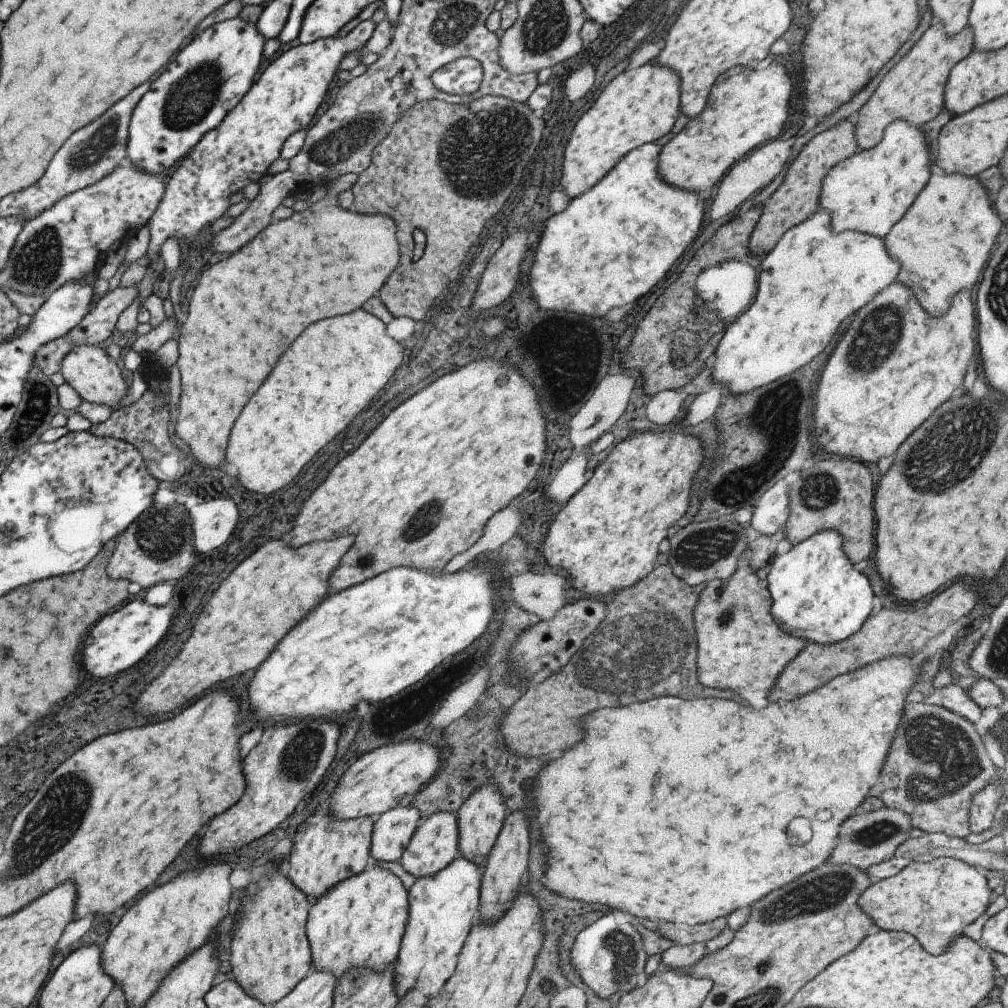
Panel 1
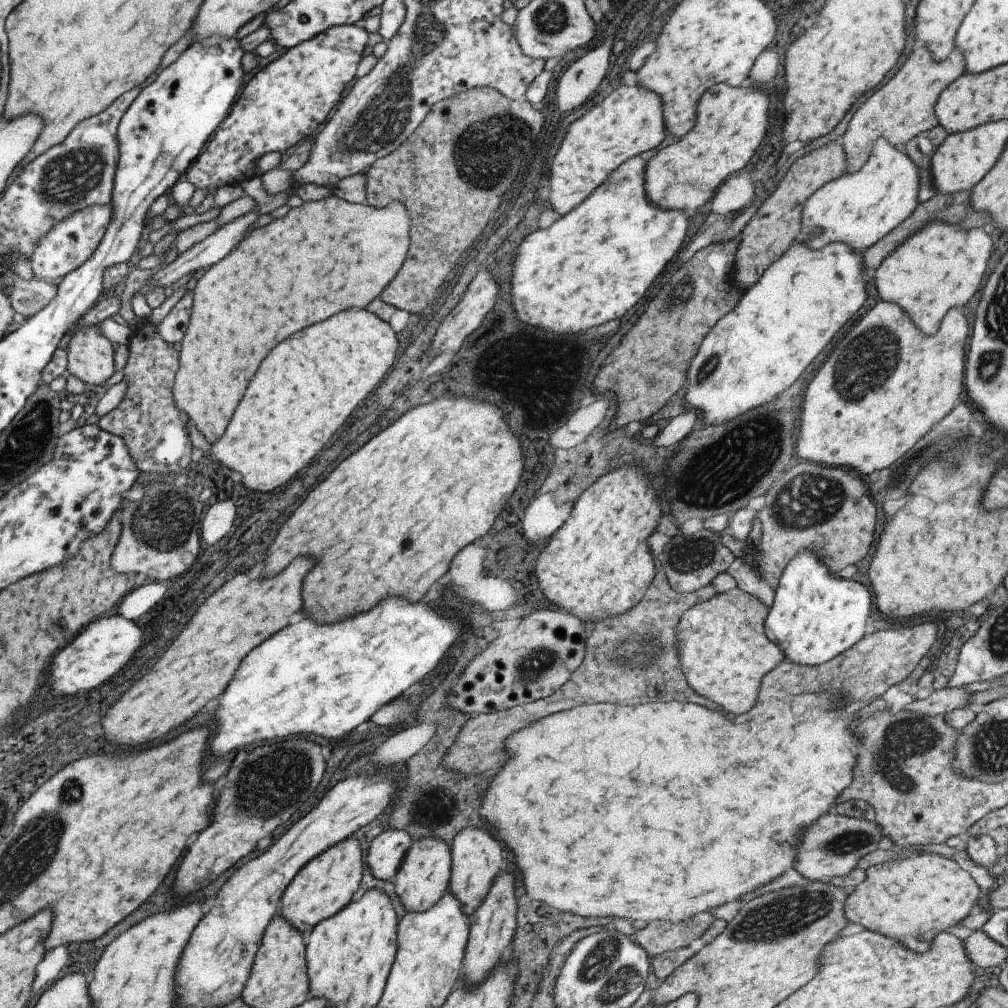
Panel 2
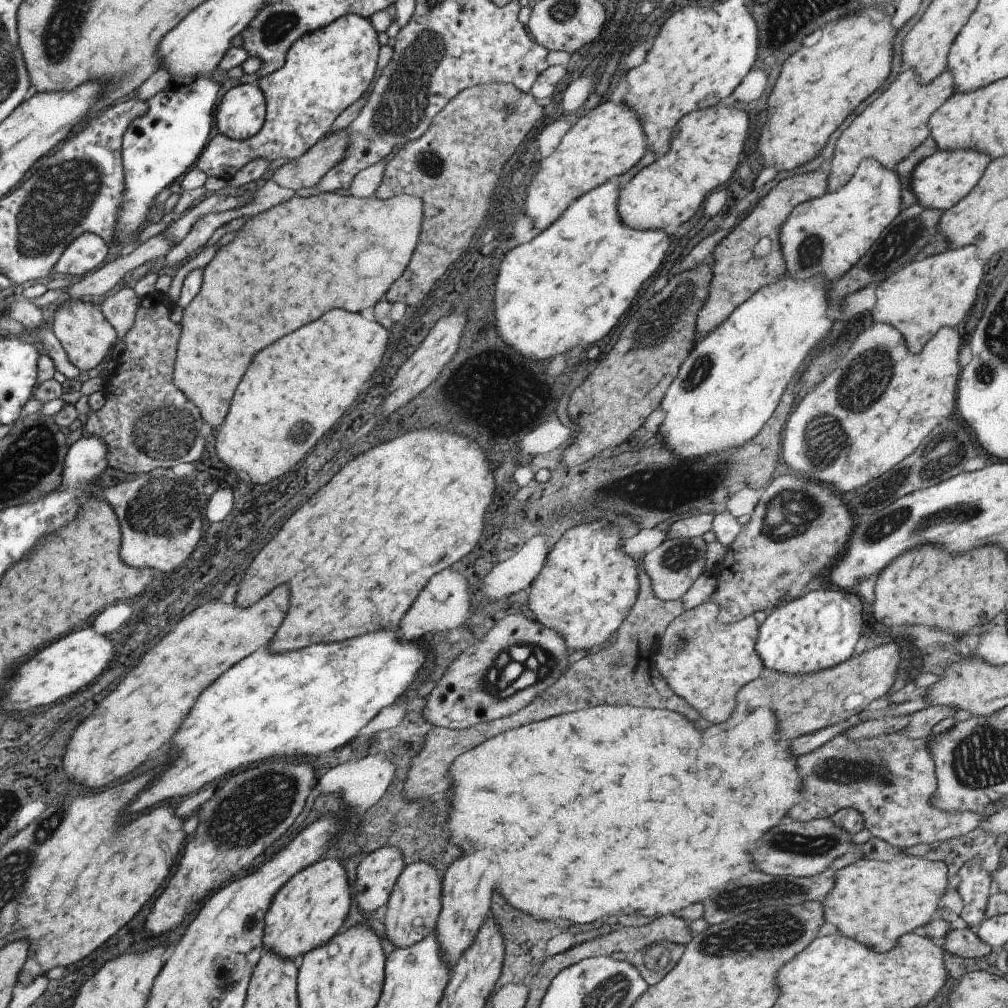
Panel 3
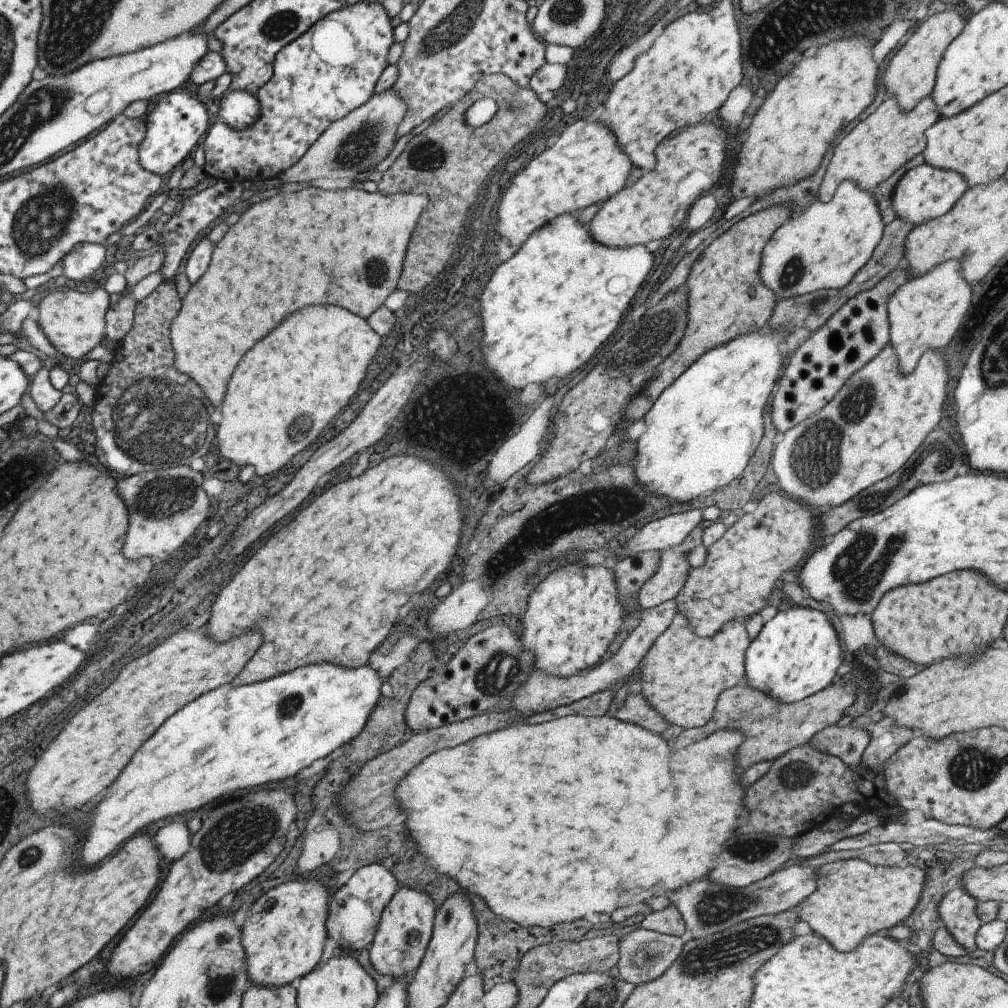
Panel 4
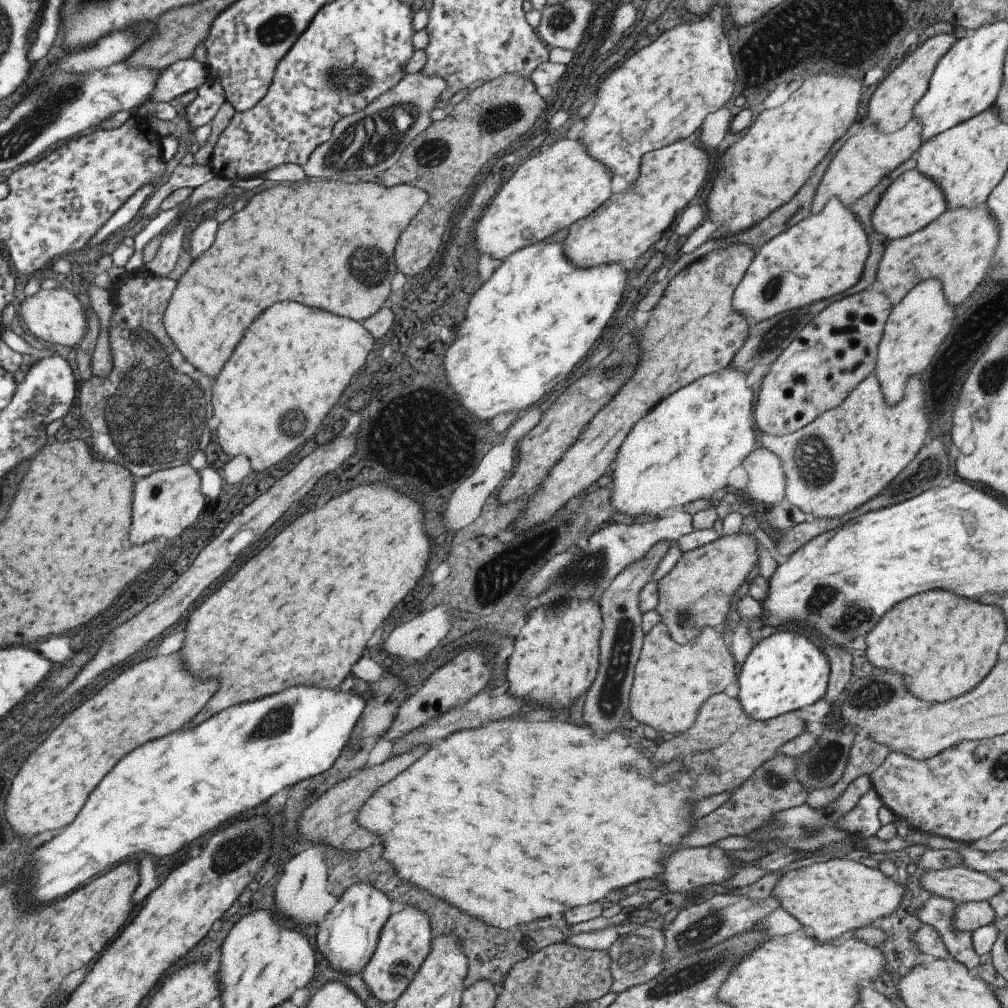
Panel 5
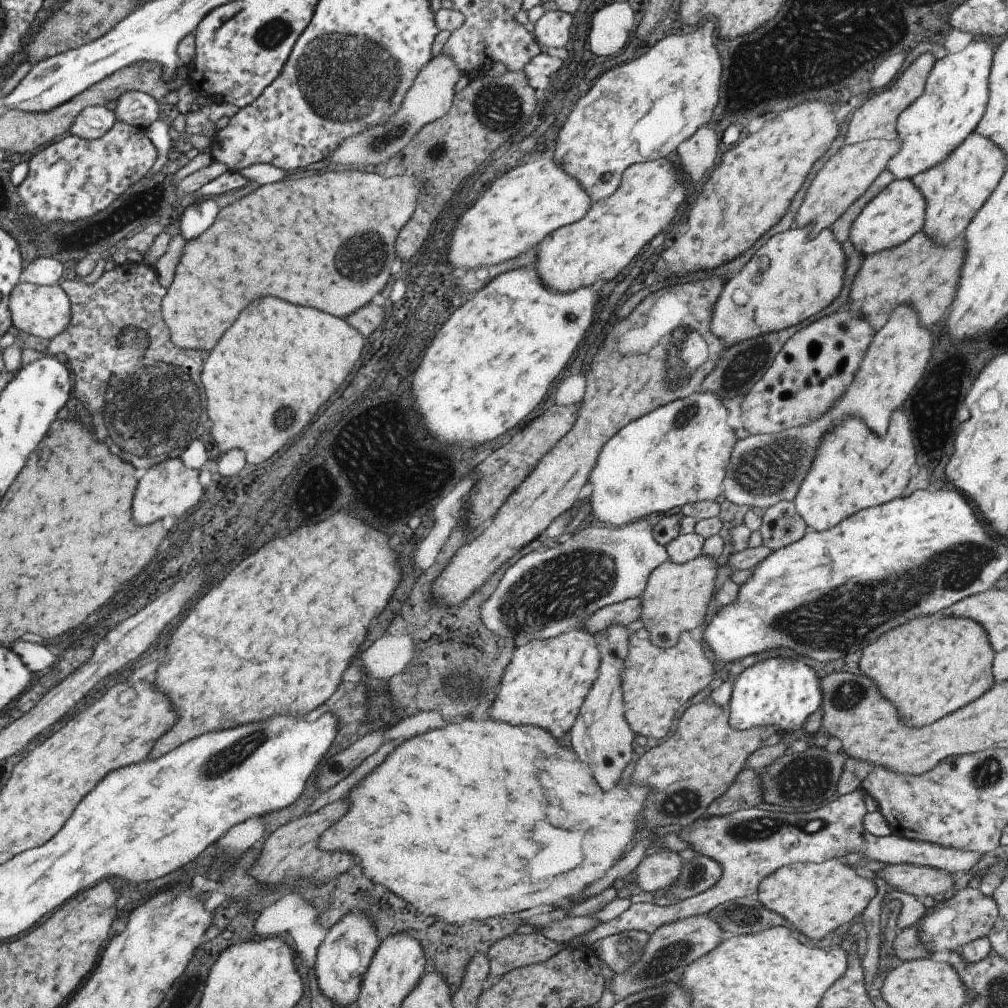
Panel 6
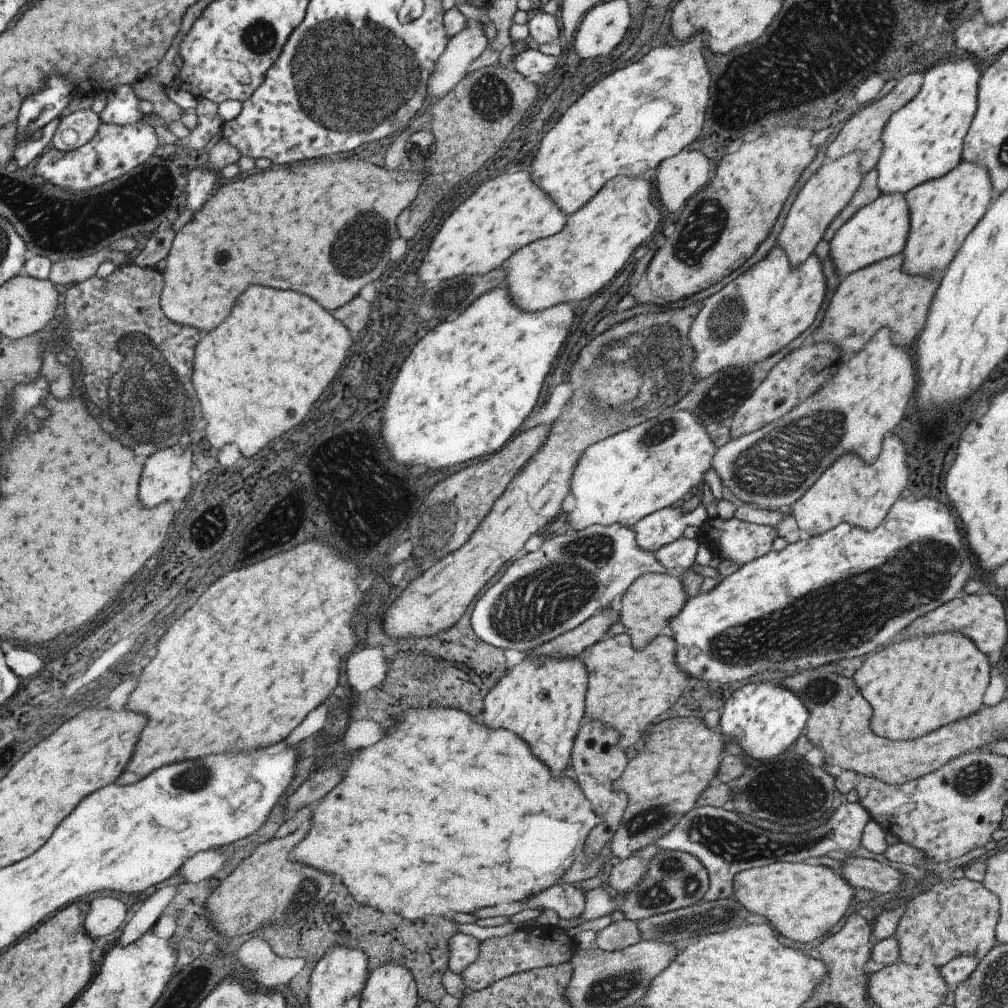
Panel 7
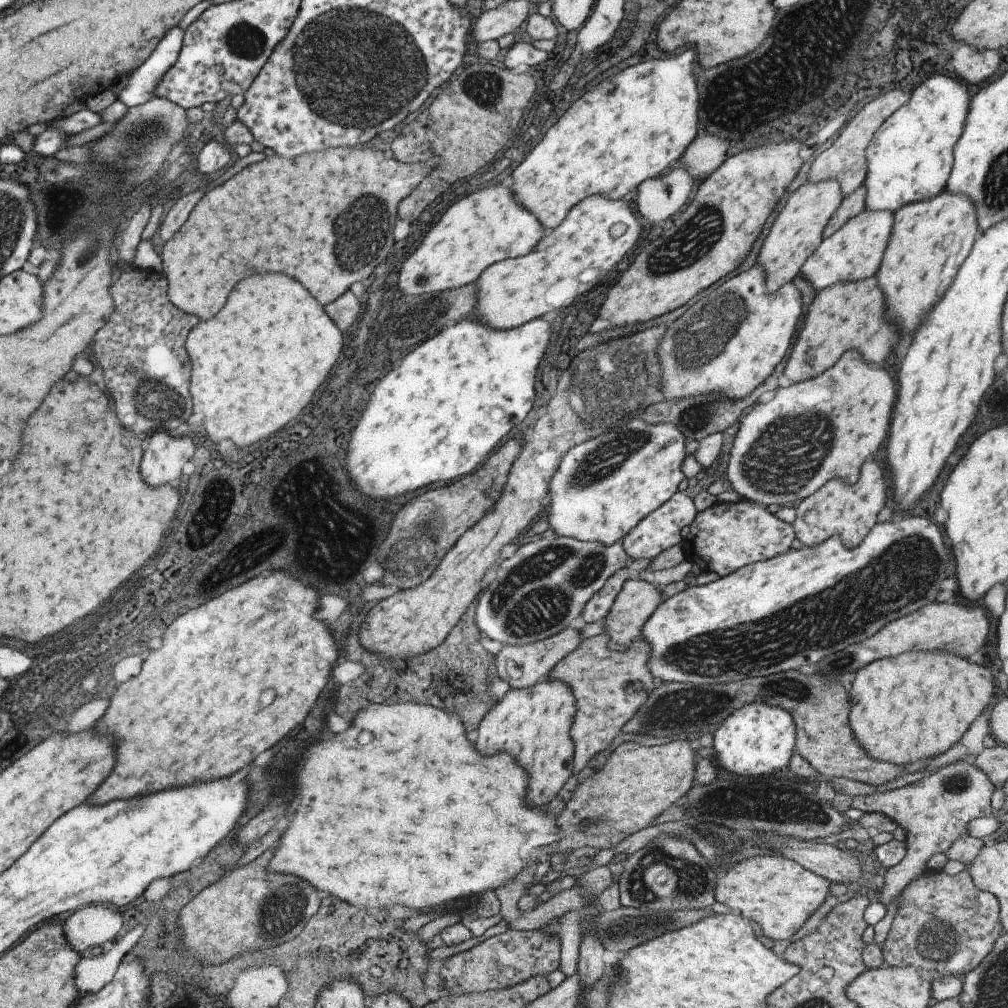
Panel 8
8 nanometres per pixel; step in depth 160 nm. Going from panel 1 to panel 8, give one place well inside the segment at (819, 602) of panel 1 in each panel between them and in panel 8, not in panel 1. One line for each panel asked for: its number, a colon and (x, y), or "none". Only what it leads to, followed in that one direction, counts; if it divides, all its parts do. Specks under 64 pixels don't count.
2: (814, 616)
3: (812, 633)
4: (795, 654)
5: (784, 672)
6: (778, 694)
7: (764, 719)
8: (758, 739)

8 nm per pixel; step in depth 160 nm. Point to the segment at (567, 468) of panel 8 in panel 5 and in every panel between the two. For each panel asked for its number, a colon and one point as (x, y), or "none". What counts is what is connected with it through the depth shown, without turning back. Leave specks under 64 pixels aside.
5: (682, 450)
6: (677, 454)
7: (620, 479)

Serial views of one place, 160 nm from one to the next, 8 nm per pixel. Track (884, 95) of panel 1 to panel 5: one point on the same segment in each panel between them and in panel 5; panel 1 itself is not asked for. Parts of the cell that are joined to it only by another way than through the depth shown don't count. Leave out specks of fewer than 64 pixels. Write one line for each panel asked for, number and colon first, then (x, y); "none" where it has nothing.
2: (904, 107)
3: (895, 123)
4: (888, 138)
5: (864, 158)

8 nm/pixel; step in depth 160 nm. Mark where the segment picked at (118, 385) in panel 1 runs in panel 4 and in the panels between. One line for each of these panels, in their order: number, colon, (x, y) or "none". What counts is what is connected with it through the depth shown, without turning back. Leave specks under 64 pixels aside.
2: (91, 358)
3: (87, 334)
4: (76, 322)

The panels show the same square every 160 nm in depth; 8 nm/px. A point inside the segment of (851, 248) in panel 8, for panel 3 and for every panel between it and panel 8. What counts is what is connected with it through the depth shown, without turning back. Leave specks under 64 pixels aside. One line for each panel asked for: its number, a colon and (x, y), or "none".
3: (938, 181)
4: (923, 193)
5: (911, 201)
6: (896, 213)
7: (878, 230)

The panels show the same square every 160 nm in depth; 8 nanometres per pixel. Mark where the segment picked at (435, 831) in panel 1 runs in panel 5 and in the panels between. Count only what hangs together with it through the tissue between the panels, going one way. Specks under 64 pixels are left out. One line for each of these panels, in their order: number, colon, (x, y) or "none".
2: (423, 875)
3: (410, 913)
4: (403, 931)
5: (404, 941)

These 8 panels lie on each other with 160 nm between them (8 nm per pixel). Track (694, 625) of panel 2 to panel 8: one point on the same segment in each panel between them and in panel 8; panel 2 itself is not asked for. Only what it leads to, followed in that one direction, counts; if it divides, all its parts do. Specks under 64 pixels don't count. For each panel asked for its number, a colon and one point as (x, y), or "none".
3: (704, 662)
4: (681, 674)
5: (671, 681)
6: (656, 682)
7: (626, 688)
8: (608, 686)

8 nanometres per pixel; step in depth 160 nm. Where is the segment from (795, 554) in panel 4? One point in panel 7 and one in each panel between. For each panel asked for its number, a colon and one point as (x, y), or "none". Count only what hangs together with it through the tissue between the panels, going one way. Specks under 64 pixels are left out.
5: (695, 593)
6: (677, 597)
7: (652, 599)

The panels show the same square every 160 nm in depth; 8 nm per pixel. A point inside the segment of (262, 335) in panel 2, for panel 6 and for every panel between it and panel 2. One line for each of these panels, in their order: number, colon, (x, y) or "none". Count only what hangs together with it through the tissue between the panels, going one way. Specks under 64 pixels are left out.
3: (289, 264)
4: (222, 318)
5: (323, 243)
6: (253, 248)

